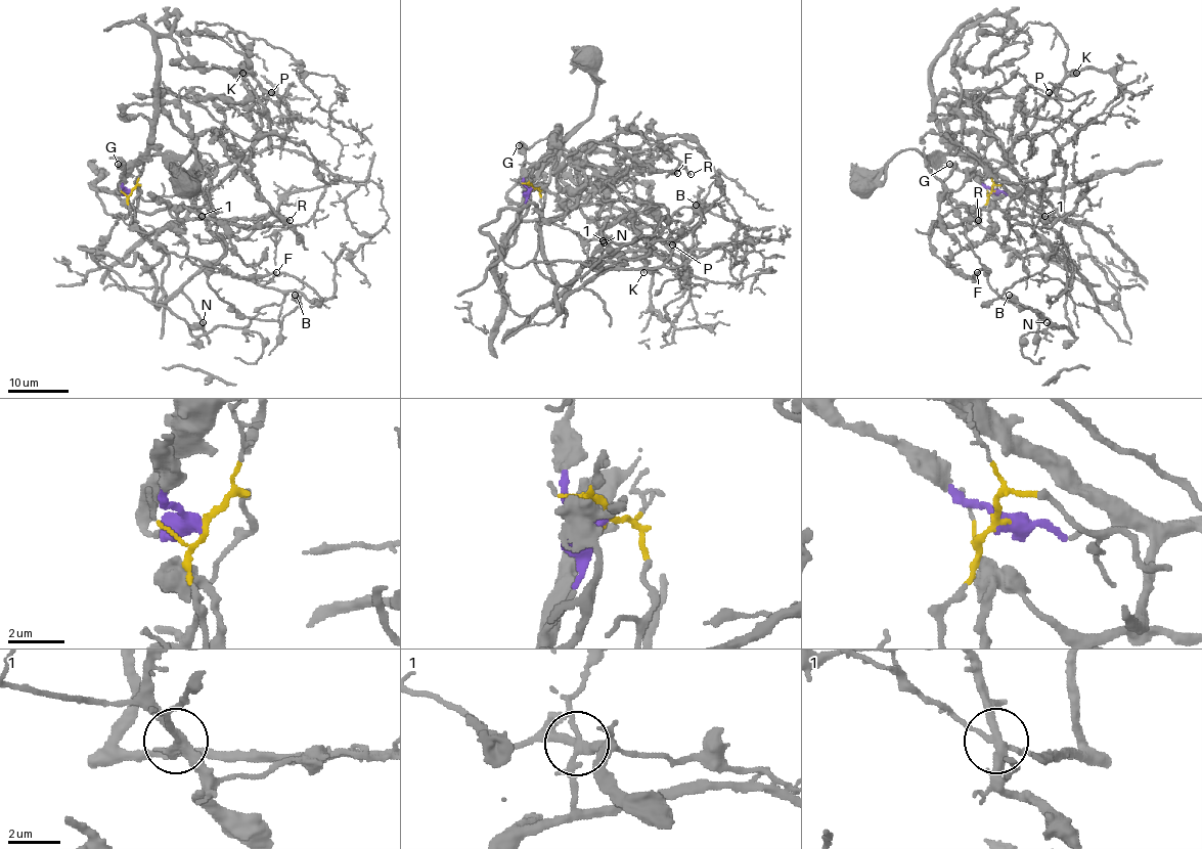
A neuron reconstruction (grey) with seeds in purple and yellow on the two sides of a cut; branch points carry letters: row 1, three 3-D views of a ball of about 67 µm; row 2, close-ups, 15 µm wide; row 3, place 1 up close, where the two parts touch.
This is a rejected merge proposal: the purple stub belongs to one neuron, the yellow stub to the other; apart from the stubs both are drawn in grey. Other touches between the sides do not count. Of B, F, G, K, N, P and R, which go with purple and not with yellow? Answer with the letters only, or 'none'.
F, G, R

